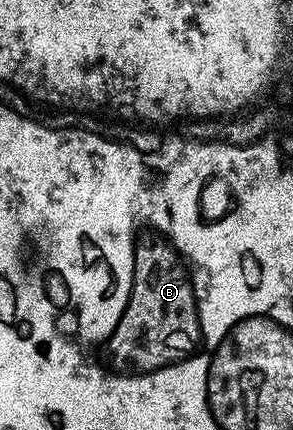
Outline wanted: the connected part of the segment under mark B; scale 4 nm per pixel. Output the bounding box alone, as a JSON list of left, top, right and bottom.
[54,218,206,379]

